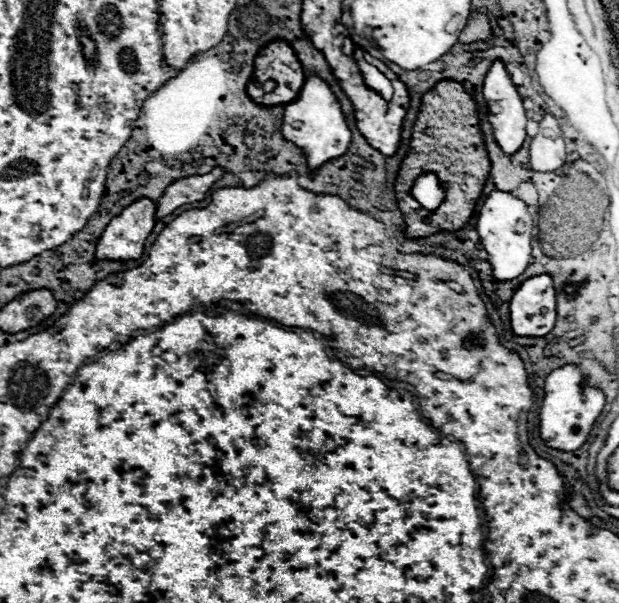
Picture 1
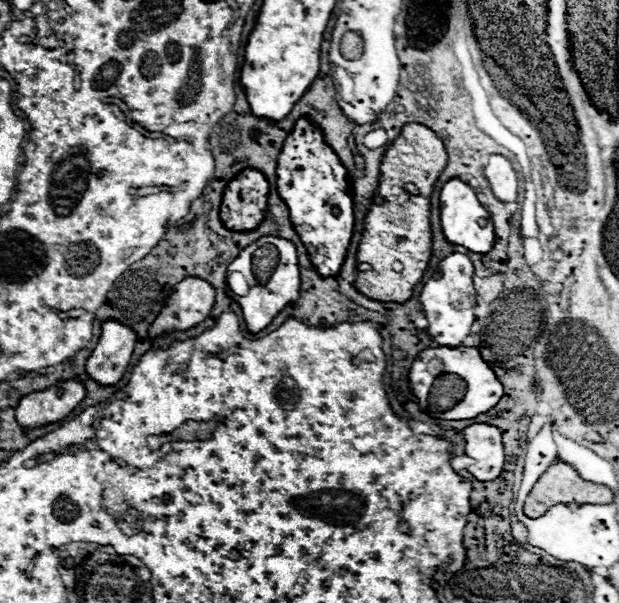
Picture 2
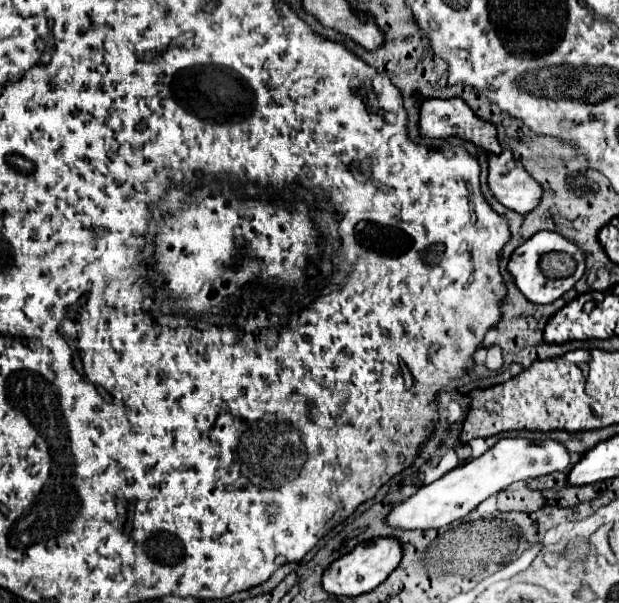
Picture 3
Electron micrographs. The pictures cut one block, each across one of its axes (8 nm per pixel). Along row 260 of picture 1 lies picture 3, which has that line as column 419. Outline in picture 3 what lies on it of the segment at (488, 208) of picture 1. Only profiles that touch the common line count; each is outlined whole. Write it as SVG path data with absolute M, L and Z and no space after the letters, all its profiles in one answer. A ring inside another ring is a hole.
M502 438L498 440L486 454L476 460L468 460L464 466L454 468L440 480L422 486L414 496L406 502L396 504L388 514L386 522L394 528L402 530L428 530L446 526L458 518L464 518L470 510L474 510L488 496L498 494L506 486L518 480L530 480L544 474L552 474L558 470L568 470L572 466L572 458L568 448L562 442L546 440L544 444L534 444L526 438Z

